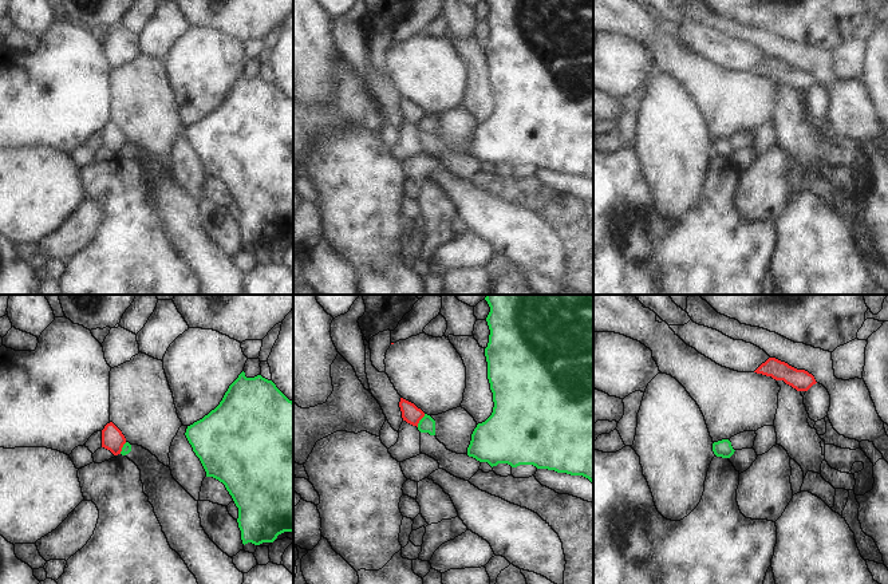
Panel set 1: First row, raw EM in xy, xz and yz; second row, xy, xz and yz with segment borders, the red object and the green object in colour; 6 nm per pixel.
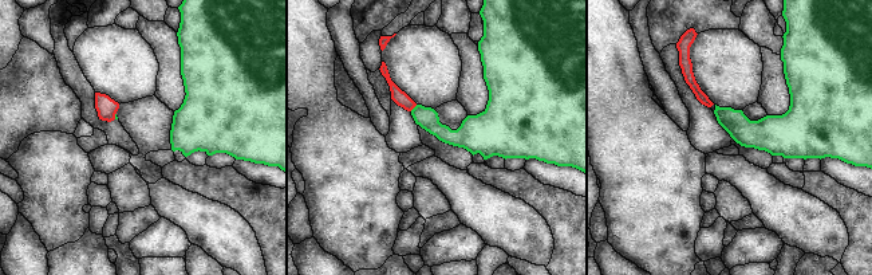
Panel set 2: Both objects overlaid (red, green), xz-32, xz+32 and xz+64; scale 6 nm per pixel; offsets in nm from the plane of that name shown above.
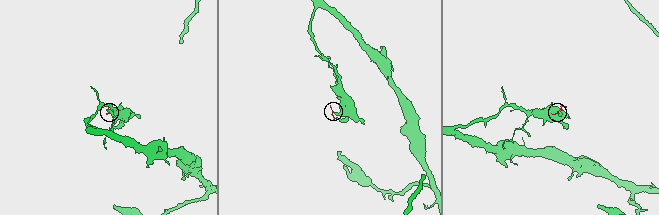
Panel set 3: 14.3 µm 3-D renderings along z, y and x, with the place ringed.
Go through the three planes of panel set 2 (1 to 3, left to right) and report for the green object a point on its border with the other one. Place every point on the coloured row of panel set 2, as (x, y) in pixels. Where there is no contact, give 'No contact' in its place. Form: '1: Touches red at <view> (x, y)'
1: Touches red at xz-32 (114, 116)
2: Touches red at xz+32 (413, 107)
3: No contact

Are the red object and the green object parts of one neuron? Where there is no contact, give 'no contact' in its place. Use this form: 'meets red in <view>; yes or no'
meets red in xz; no

